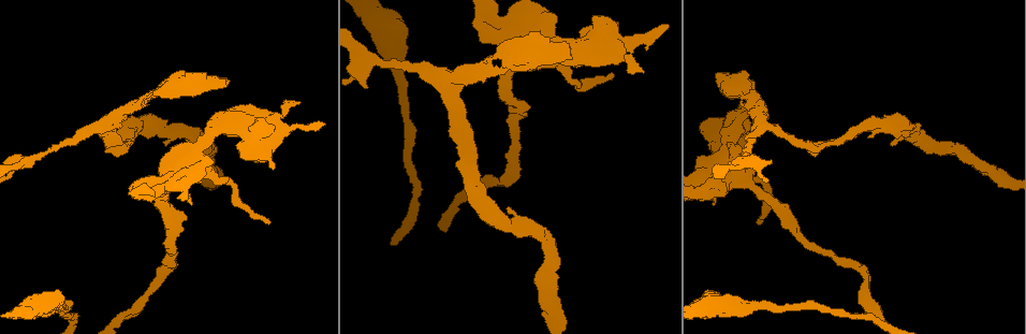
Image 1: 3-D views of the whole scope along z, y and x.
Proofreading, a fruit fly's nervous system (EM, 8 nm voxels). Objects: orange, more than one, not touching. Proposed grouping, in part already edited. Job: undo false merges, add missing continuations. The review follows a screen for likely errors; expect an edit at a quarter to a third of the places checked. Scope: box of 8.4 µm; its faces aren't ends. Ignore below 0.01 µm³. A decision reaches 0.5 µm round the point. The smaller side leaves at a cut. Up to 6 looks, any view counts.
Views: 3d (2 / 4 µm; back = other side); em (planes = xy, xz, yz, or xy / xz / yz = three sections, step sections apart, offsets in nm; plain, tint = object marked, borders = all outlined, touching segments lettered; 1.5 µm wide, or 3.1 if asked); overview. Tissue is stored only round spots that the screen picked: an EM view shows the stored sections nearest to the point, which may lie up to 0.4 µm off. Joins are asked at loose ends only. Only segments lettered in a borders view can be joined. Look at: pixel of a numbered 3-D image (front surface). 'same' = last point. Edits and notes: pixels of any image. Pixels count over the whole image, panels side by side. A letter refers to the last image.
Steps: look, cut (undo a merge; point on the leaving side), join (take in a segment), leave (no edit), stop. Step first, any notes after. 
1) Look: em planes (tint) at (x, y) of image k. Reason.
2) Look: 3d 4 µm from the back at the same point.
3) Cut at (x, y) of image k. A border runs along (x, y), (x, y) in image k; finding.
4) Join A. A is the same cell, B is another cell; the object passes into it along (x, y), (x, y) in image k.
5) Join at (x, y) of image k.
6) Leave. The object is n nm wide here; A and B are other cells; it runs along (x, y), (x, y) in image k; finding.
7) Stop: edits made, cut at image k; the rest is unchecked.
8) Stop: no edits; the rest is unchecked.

Look: 3d 4 µm from the back at (614, 76) of image 1. An open end.

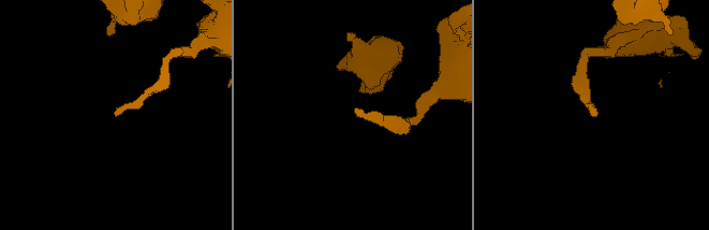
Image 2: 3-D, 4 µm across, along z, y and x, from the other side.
Look: em xz step 8 (borders) at (598, 114) of image 2.

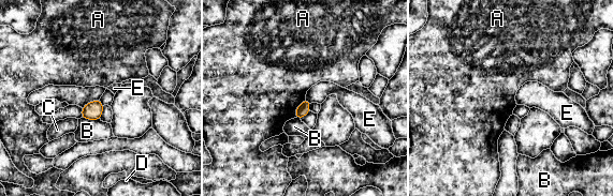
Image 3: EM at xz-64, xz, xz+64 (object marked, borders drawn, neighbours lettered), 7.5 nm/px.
Look: em planes (borders) at the same point.

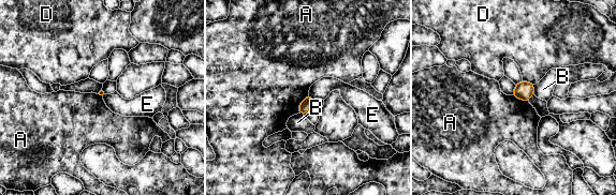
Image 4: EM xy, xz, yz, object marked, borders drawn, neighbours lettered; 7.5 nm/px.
Leave. The longest contact is with A, 170 nm; A, B, D and E are other cells; a border runs along (105, 93), (103, 99) in image 4; no lettered segment goes on from it.

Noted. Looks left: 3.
Look: 3d 4 µm at (297, 104) of image 1. An open end.

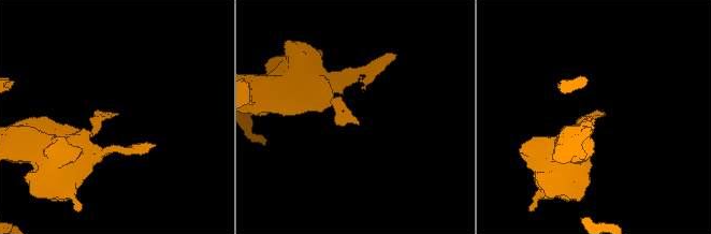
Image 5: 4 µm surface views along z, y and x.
Look: em xz step 8 (borders) at (604, 113) of image 5.

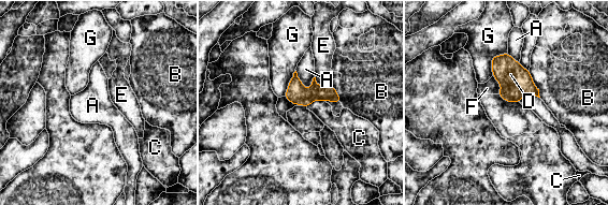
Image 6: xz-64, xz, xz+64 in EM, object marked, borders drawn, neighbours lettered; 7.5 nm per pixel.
Look: em planes (borders) at the same point. Cut it another way.

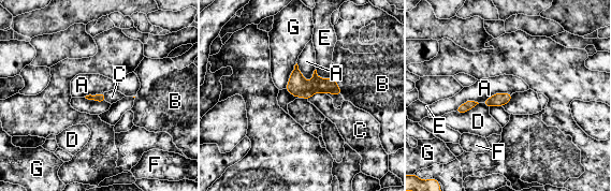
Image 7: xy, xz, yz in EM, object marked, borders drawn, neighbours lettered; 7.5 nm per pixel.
Join C. C is the same cell, A, B, D, E, F and G are other cells; the object passes into it along (297, 86), (316, 92), (323, 102) in image 7; it goes on there.

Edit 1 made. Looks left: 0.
Stop: edits made, join at image 7; the rest is unchecked.

